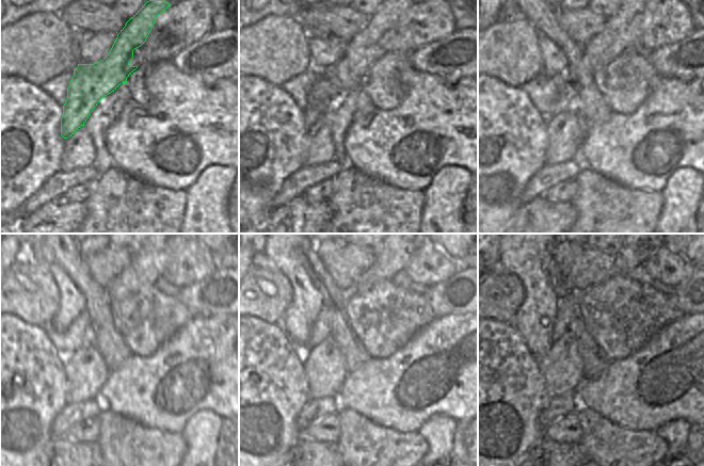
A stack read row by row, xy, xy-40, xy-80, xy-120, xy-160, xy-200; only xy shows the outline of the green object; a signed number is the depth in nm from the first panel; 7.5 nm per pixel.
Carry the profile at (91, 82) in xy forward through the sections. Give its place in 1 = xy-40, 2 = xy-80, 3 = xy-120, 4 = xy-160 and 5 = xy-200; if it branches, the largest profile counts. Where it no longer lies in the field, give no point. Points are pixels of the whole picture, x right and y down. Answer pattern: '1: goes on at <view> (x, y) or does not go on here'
1: goes on at xy-40 (380, 34)
2: goes on at xy-80 (623, 30)
3: goes on at xy-120 (157, 255)
4: goes on at xy-160 (396, 255)
5: goes on at xy-200 (630, 255)

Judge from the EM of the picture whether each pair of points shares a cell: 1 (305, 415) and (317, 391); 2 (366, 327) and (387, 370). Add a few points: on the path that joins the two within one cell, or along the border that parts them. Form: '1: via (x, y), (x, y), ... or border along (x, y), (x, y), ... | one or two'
1: border along (335, 396), (310, 399) | two
2: border along (403, 347), (387, 357), (370, 358) | two

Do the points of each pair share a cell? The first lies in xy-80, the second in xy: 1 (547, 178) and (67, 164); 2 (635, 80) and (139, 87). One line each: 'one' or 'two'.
1: two
2: one

